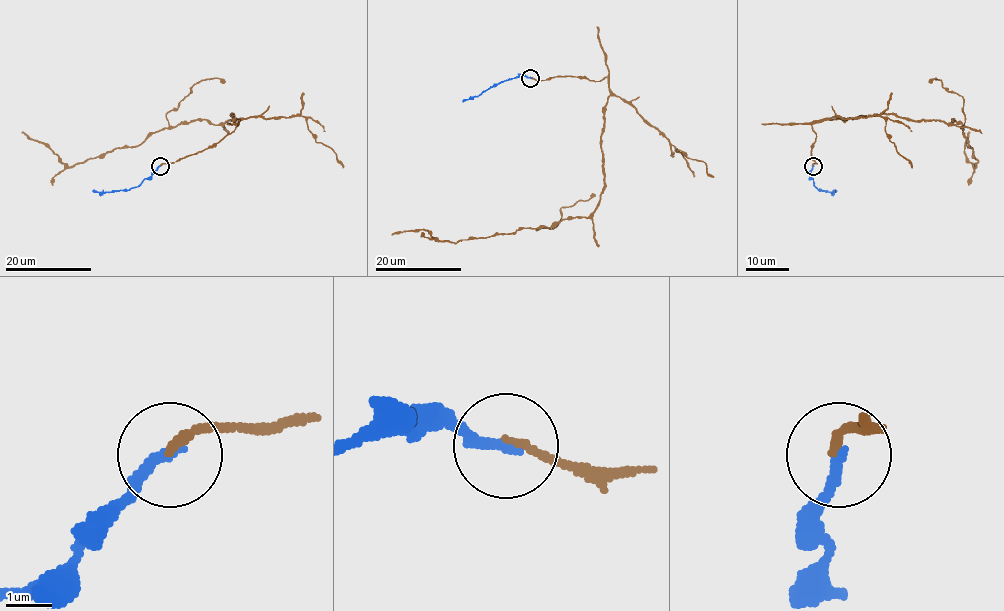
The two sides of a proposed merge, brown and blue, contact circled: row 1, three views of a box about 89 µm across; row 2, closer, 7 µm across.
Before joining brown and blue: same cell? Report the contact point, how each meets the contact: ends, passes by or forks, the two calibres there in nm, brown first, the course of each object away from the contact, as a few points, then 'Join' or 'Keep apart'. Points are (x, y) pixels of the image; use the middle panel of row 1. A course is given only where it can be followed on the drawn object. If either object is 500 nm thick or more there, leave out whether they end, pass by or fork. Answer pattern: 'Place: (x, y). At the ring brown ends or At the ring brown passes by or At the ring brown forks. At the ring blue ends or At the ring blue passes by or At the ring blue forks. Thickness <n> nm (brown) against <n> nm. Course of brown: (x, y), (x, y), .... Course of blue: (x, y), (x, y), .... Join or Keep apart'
Place: (530, 78). At the ring brown ends. At the ring blue ends. Thickness 200 nm (brown) against 260 nm. Course of brown: (530, 78), (608, 77), (598, 206), (588, 217), (456, 243), (437, 240), (422, 229), (392, 234). Course of blue: (530, 78), (509, 78), (462, 100). Join

